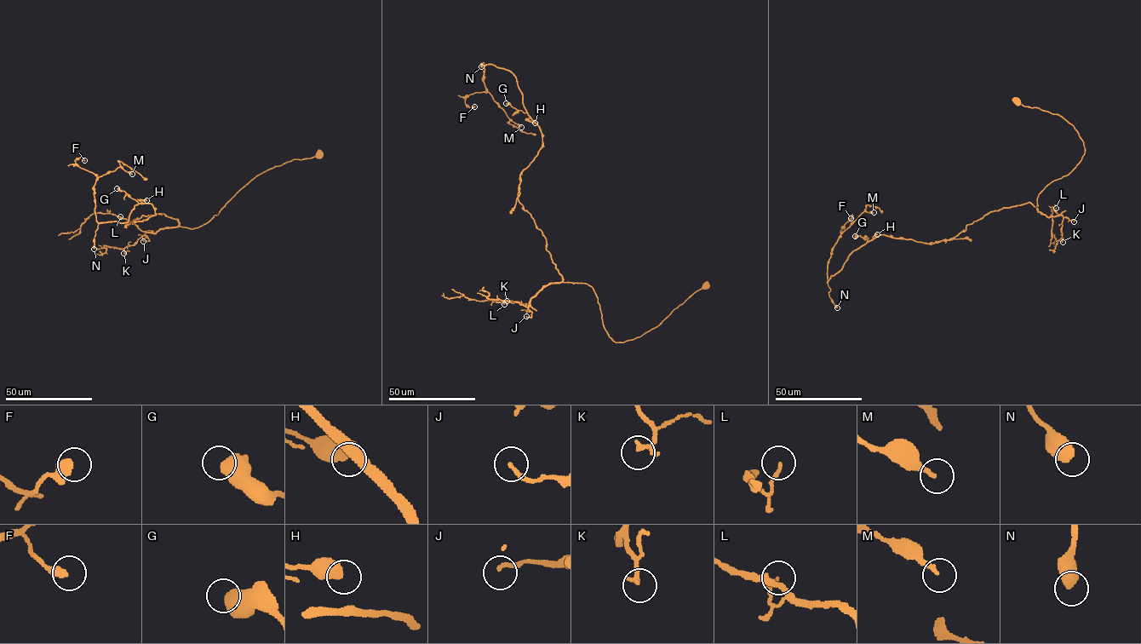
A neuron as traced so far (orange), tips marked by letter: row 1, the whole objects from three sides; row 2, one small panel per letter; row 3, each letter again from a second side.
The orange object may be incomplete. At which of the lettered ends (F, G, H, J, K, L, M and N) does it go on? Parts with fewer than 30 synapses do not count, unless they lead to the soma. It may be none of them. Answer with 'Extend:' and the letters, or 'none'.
Extend: none

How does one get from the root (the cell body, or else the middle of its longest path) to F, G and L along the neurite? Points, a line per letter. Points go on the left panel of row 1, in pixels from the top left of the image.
F: (319, 153), (257, 175), (193, 228), (133, 222), (155, 214), (146, 203), (98, 222), (84, 160)
G: (319, 153), (257, 175), (218, 214), (193, 228), (161, 213), (133, 222), (154, 215), (154, 209), (117, 188)
L: (319, 153), (257, 175), (218, 214), (197, 227), (165, 227), (153, 233), (142, 232), (120, 216)

